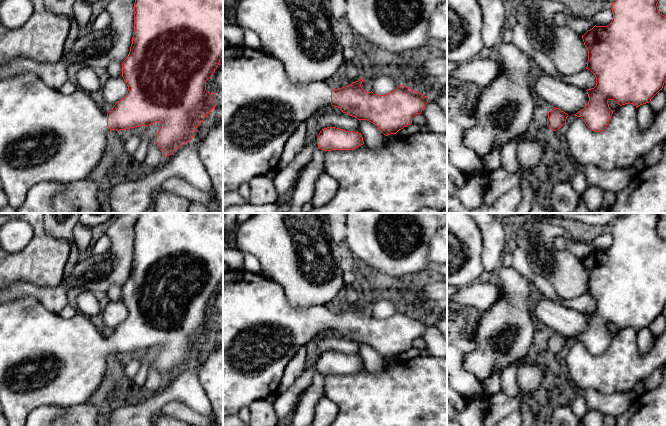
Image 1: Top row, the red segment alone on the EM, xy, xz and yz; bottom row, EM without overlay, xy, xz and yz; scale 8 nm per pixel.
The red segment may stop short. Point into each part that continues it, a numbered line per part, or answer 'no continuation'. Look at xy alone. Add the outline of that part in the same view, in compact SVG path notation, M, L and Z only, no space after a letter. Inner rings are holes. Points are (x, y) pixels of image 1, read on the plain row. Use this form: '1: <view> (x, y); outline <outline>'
1: xy (45, 360); outline M26 296L24 298L0 305L0 403L3 407L3 411L0 413L0 426L24 426L29 413L40 406L58 406L67 408L77 404L83 404L87 402L93 394L96 392L101 384L104 374L107 369L107 358L110 353L107 351L107 338L104 338L96 329L96 326L90 321L89 317L77 312L72 318L65 319L59 316L59 314L53 313L47 310L38 300L33 297Z

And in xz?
1: xz (261, 331); outline M244 269L229 270L223 273L223 417L236 415L241 408L249 407L255 401L275 394L280 386L284 370L291 358L297 353L297 350L305 346L320 331L326 329L331 329L331 312L324 305L313 305L308 308L292 307L282 286L265 277L262 273L251 273Z

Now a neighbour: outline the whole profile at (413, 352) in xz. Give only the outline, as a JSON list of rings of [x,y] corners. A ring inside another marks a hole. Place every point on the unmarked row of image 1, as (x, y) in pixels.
[[[416,348],[408,349],[407,351],[404,351],[403,353],[399,354],[396,359],[398,360],[409,360],[416,356],[422,356],[424,355],[424,351]]]

